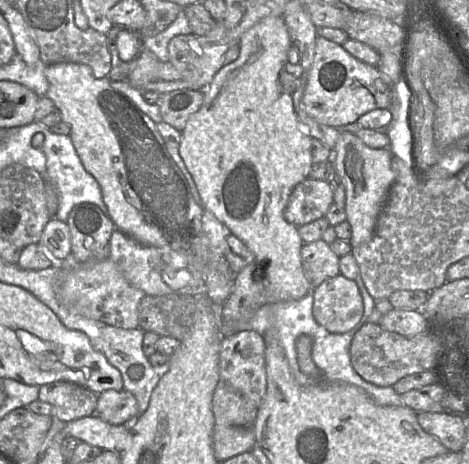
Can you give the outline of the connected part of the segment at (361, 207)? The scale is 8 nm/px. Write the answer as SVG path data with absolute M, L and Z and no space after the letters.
M341 131L333 149L335 172L341 178L346 194L346 220L349 222L352 235L352 248L369 242L375 231L377 219L385 205L390 189L395 182L395 172L391 167L393 155L389 149L373 149L365 145L355 134Z

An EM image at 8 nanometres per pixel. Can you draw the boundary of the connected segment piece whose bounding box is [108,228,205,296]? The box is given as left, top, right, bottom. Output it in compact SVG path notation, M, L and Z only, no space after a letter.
M115 228L109 241L108 258L131 285L144 291L146 295L205 295L205 282L201 272L186 256L169 247L142 244Z

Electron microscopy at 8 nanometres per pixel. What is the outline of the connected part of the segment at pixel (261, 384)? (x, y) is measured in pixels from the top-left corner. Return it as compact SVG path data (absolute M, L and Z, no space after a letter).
M245 330L222 338L219 353L219 373L222 380L250 400L258 409L267 390L263 335L254 330Z

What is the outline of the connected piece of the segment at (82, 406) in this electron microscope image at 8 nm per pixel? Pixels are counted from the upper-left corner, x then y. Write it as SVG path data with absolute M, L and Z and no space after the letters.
M52 382L39 387L38 399L53 407L53 417L61 423L95 414L98 394L71 382Z

